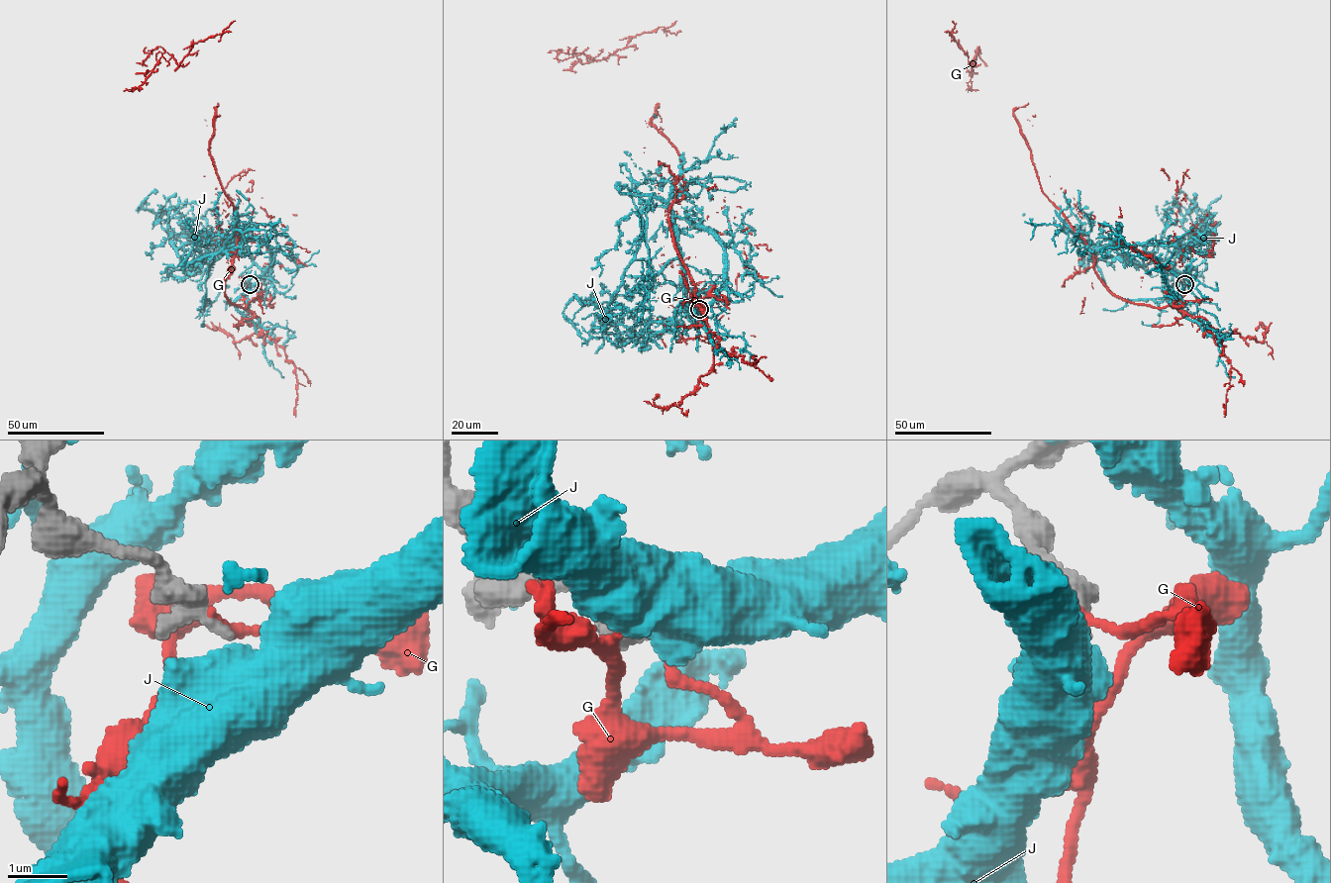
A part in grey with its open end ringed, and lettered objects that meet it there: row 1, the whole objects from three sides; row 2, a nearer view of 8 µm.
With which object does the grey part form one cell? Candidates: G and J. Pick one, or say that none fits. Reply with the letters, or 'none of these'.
none of these

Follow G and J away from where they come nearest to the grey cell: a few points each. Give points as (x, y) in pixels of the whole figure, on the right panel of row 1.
G: (1184, 284), (1182, 296), (1162, 307), (1115, 296), (1042, 189), (1014, 108), (972, 65), (976, 52), (971, 88)
J: (1184, 285), (1108, 245), (1165, 260), (1188, 242), (1173, 202), (1156, 208), (1166, 228)

